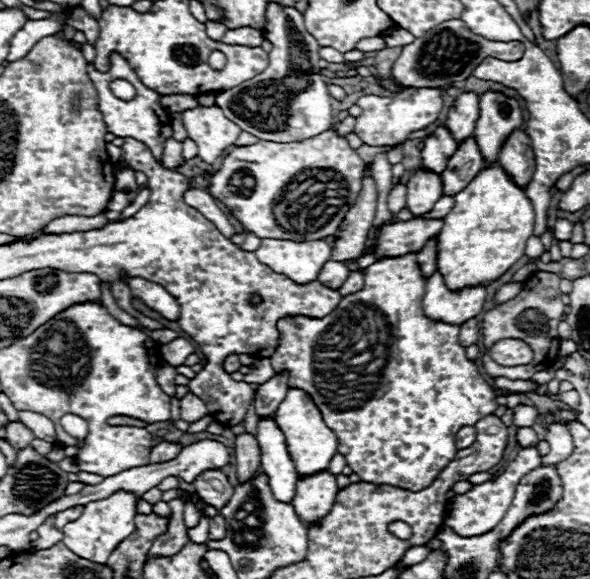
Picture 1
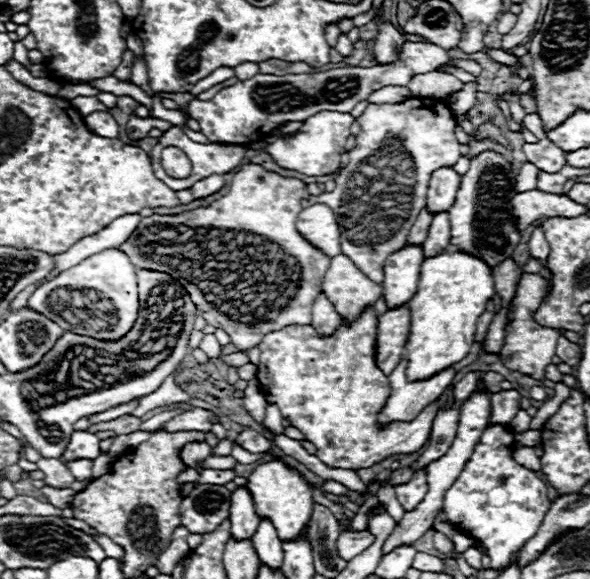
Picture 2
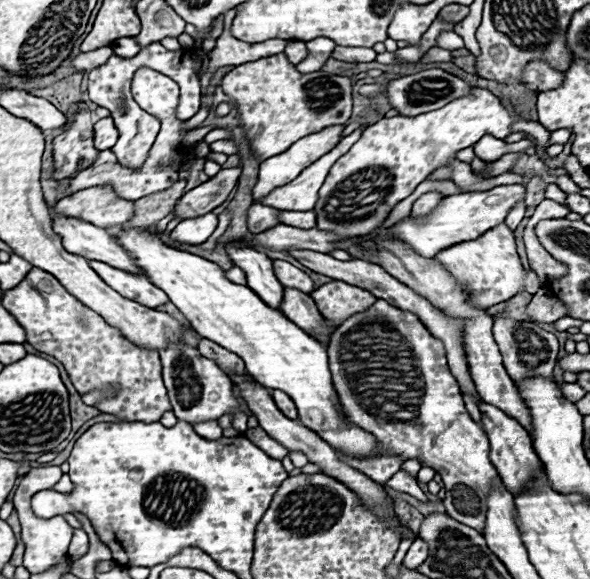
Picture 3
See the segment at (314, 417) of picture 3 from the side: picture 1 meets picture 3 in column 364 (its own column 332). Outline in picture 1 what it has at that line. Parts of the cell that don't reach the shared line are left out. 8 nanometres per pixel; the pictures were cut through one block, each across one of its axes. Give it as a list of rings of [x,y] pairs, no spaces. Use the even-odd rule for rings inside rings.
[[[290,388],[286,394],[286,400],[276,410],[274,420],[286,438],[286,448],[288,448],[288,454],[294,462],[298,476],[312,476],[312,474],[324,472],[328,468],[332,456],[336,454],[338,438],[330,428],[326,428],[318,408],[314,406],[314,402],[308,394],[304,394],[298,388]]]

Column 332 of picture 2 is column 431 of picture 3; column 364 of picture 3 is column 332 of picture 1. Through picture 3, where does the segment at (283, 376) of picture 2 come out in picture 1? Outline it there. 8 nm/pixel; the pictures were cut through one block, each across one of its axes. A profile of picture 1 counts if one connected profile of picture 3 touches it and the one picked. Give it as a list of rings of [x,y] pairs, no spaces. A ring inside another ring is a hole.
[[[416,254],[396,256],[368,266],[362,290],[342,296],[340,304],[328,316],[320,320],[284,316],[278,320],[280,344],[270,356],[274,372],[288,372],[288,388],[300,388],[310,394],[326,426],[338,436],[338,452],[362,482],[390,484],[406,490],[430,486],[458,452],[454,446],[456,432],[462,426],[474,426],[498,408],[494,400],[496,392],[482,378],[478,366],[468,360],[466,348],[458,342],[460,328],[432,322],[424,316],[424,286],[426,280],[420,276]],[[360,344],[364,344],[362,352],[370,352],[376,358],[374,372],[366,372],[366,364],[348,366],[352,352]]]

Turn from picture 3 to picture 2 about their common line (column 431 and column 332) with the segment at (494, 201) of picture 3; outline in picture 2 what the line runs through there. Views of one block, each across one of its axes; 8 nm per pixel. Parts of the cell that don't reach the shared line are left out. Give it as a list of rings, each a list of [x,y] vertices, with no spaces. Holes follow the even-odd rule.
[[[326,204],[304,208],[296,220],[296,230],[326,256],[340,254],[340,226]]]

